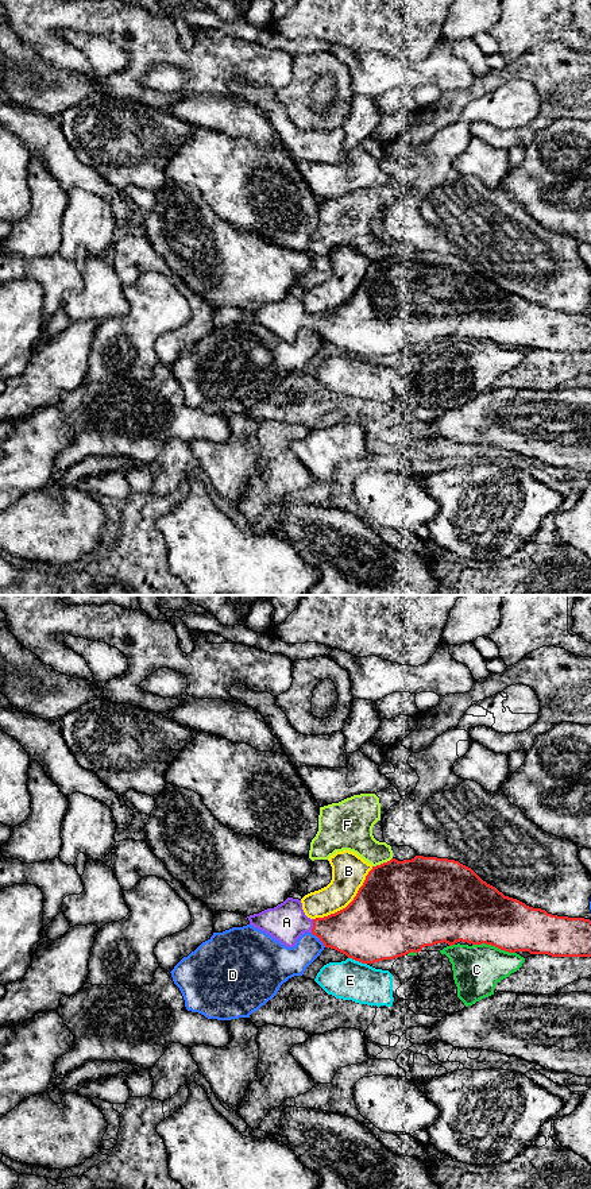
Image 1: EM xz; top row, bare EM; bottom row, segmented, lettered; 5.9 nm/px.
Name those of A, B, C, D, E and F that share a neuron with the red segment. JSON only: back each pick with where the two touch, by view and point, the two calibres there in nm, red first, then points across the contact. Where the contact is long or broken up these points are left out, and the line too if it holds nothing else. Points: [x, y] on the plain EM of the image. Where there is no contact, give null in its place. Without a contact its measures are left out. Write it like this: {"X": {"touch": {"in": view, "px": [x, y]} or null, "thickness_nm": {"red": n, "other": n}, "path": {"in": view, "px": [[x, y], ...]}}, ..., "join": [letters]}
{"A": {"touch": {"in": "xz", "px": [313, 321]}, "thickness_nm": {"red": 300, "other": 240}, "path": {"in": "xz", "px": [[355, 325], [331, 325], [313, 321], [286, 317]]}}, "join": ["A"]}

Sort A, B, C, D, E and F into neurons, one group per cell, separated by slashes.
A / B / C / D / E / F

